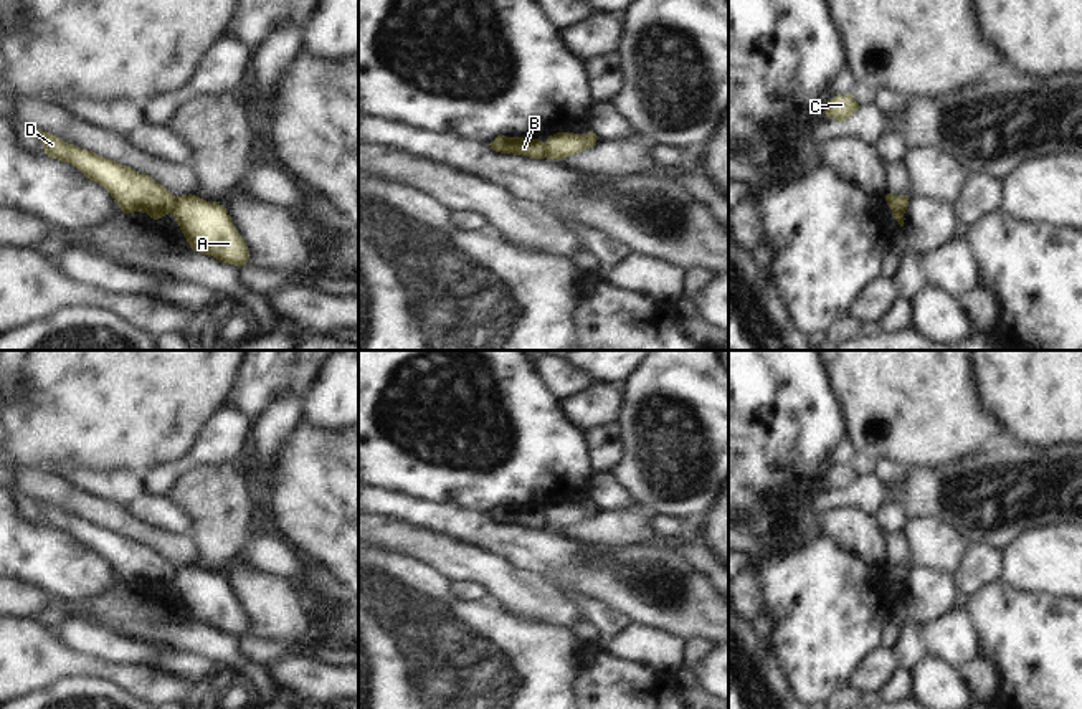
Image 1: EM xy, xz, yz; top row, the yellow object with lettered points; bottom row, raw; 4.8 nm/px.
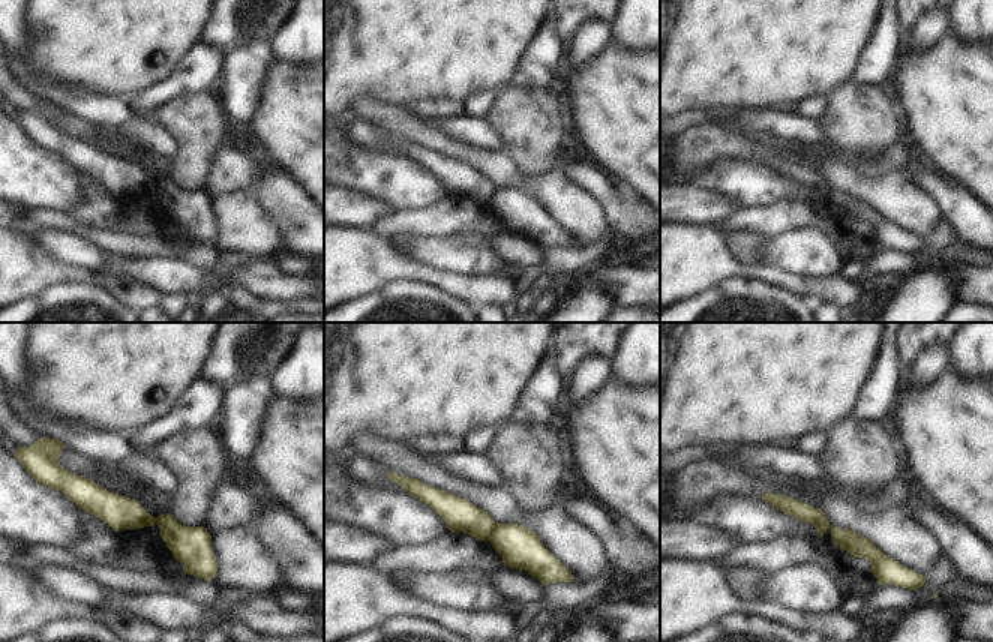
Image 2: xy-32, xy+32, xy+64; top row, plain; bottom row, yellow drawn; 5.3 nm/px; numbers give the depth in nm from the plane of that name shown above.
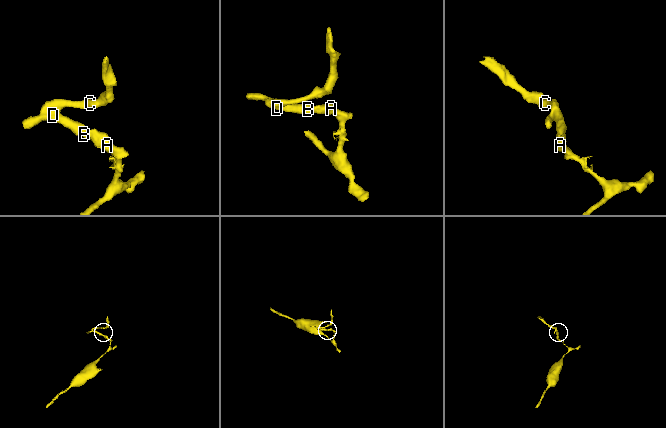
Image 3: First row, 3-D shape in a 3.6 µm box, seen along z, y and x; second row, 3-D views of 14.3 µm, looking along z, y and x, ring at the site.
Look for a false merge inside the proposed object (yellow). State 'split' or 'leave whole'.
split

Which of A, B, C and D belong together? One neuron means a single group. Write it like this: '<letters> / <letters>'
A / B C D

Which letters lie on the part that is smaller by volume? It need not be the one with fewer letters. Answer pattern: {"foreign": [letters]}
{"foreign": ["B", "C", "D"]}

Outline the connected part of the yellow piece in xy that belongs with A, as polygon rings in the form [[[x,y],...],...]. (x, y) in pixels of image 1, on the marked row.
[[[195,195],[175,197],[172,217],[178,223],[190,248],[241,268],[249,251],[226,208]]]

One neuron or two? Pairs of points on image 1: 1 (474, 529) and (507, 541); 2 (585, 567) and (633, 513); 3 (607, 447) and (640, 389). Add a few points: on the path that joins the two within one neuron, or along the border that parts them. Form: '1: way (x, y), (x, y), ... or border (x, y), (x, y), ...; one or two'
1: way (483, 531), (499, 537); one
2: border (648, 541), (583, 542); two
3: border (615, 422), (620, 428), (623, 455), (613, 465); two

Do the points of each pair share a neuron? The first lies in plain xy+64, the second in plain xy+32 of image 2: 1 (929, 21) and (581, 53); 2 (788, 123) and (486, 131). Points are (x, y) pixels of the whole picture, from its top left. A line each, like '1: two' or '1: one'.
1: one
2: one

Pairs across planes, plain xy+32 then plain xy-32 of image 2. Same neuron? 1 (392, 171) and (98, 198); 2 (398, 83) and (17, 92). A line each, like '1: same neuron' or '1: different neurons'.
1: different neurons
2: different neurons

